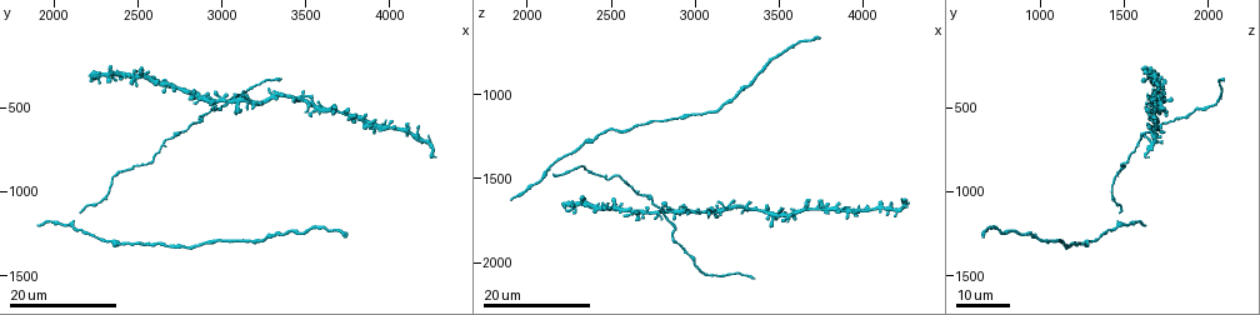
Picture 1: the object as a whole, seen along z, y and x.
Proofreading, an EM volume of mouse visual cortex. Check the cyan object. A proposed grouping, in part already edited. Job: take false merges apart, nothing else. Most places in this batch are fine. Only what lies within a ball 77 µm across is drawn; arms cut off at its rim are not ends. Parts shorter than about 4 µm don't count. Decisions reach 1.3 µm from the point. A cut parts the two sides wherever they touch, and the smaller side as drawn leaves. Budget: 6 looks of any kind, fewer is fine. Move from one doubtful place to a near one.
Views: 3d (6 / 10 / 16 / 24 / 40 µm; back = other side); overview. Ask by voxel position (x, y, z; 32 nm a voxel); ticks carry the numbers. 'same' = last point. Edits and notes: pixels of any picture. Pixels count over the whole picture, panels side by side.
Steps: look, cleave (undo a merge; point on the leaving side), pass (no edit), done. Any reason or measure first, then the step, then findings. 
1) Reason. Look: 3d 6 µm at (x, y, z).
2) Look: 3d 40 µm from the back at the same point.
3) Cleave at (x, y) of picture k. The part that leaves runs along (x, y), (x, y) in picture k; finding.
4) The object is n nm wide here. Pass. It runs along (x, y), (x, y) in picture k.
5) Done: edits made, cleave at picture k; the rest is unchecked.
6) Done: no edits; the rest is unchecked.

Look: 3d 24 µm at (2860, 580, 1780).

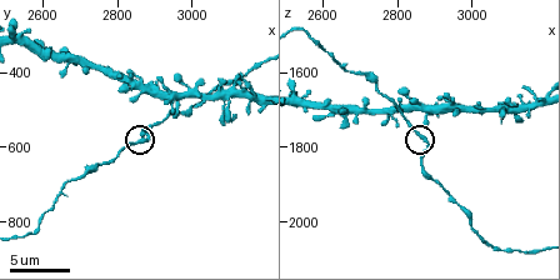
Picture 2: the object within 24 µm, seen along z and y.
Look: 3d 6 µm at (2880, 580, 1780).

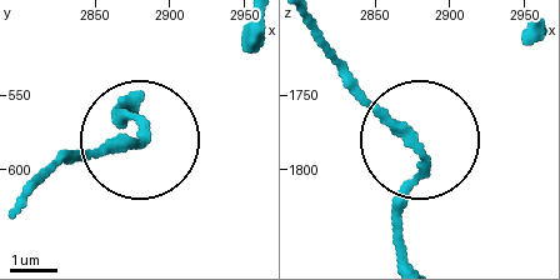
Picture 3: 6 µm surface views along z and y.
The object is 190 nm wide here. Pass. It runs along (311, 23), (360, 95), (415, 143), (395, 250) in picture 3; one cell here.

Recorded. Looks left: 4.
Look: 3d 24 µm at (2380, 900, 1440).

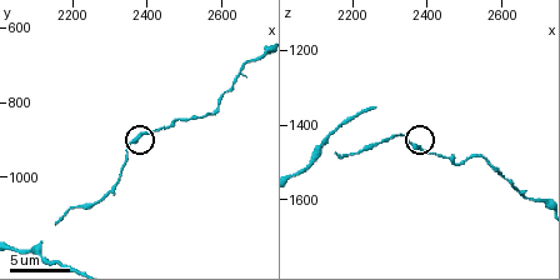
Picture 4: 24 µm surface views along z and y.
Look: 3d 6 µm at (2370, 900, 1450).

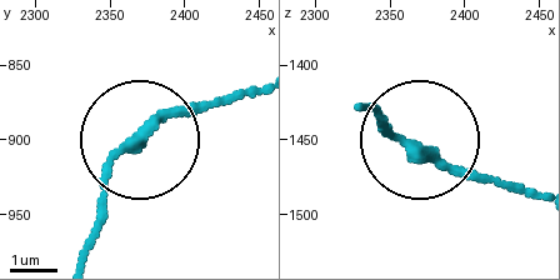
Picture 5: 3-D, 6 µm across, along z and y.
Pass. It runs along (136, 143), (228, 99) in picture 5; one cell here.

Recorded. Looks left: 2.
Thick turns thin. Look: 3d 24 µm at (2420, 1320, 1260).

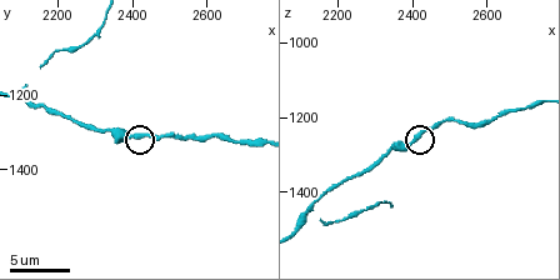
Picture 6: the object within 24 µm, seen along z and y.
Look: 3d 6 µm at (2410, 1320, 1250).

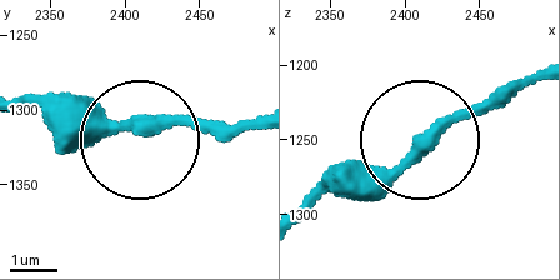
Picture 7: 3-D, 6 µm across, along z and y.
Pass. It runs along (29, 100), (76, 100), (140, 136), (256, 125) in picture 7; continuous, no second cell.

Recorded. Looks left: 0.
Done: no edits; the rest is unchecked.

